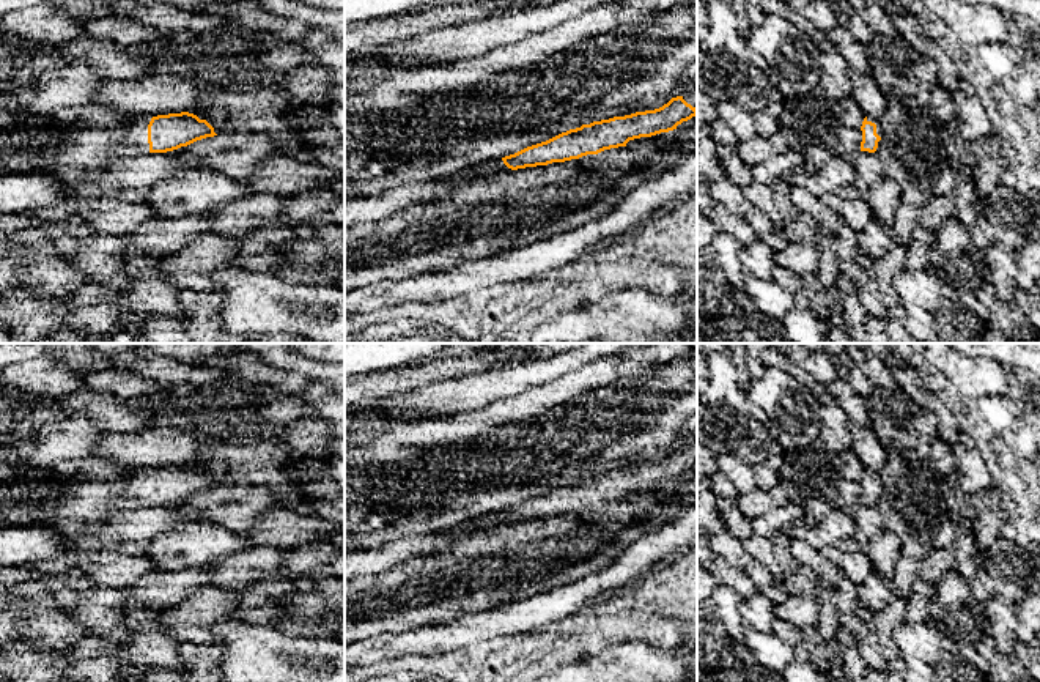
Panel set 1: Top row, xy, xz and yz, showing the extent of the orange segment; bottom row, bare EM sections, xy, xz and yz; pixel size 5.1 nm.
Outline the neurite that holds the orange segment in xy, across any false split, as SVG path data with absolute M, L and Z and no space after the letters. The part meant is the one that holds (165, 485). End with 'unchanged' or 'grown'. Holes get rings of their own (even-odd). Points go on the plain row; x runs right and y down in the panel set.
M189 465L134 469L121 480L124 504L167 506L214 490L214 480Z | grown

